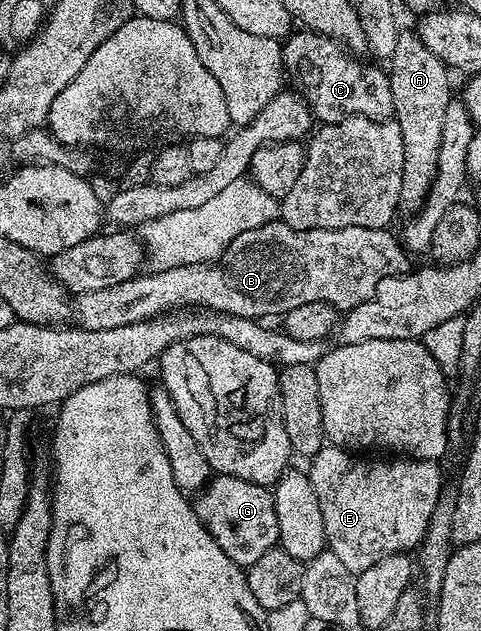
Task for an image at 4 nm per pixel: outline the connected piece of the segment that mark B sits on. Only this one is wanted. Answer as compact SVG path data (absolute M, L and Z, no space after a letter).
M277 220L270 224L262 224L262 228L250 228L250 232L242 232L242 236L235 238L235 240L224 249L223 254L214 262L203 262L202 264L182 265L178 268L156 270L148 275L146 275L147 273L139 274L111 288L102 288L98 289L97 292L88 292L79 295L74 302L74 318L81 329L102 331L149 321L151 318L155 318L158 315L173 311L170 309L174 306L184 306L180 308L207 308L209 311L220 314L233 314L234 316L254 318L257 320L268 320L271 314L282 316L286 312L290 312L290 308L299 308L301 304L314 304L315 302L330 304L337 312L347 312L354 309L358 304L373 301L373 299L377 297L376 289L383 284L384 278L396 278L399 274L404 274L411 268L411 260L413 261L413 259L410 257L409 251L404 249L403 241L401 241L397 235L395 238L395 236L391 234L392 232L393 231L388 228L379 230L378 228L358 228L357 226L351 226L350 228L330 228L329 230L299 230L298 228L290 228L290 224L286 224L283 220Z

